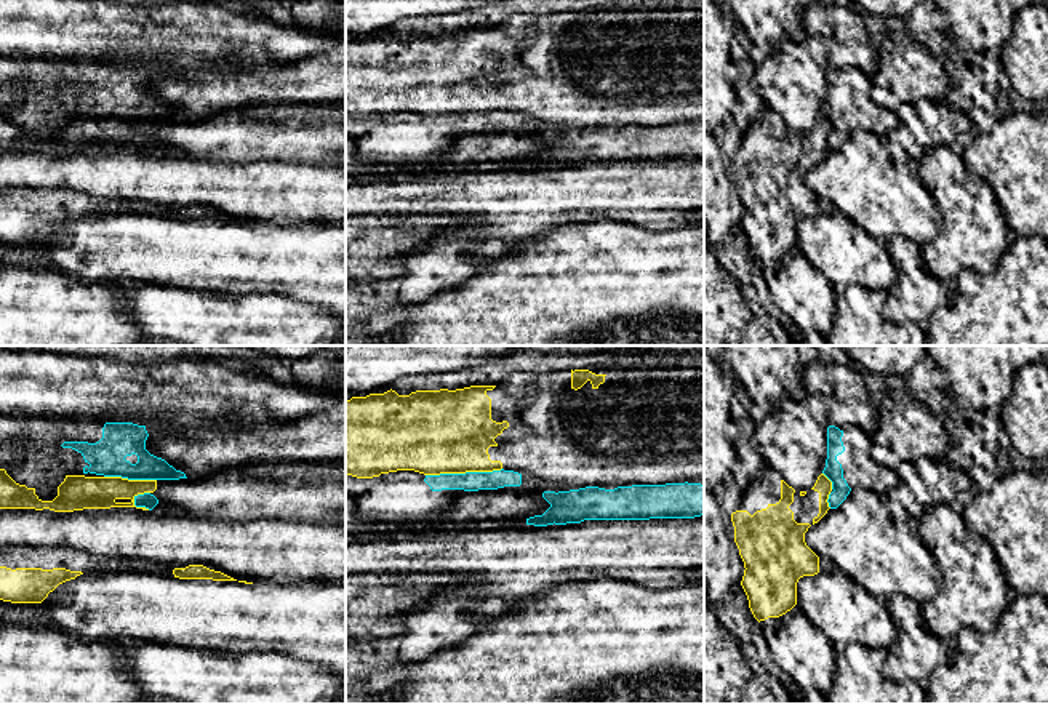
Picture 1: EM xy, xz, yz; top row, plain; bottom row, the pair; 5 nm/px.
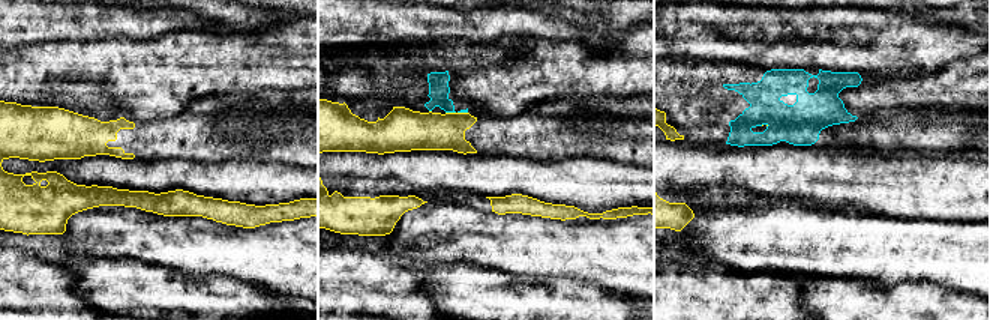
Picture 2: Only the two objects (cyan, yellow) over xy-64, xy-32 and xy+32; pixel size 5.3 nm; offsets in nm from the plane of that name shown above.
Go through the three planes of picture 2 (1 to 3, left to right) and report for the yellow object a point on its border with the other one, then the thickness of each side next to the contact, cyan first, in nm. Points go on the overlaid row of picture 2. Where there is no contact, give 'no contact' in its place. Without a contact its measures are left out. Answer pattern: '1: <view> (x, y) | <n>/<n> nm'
1: no contact
2: xy-32 (450, 111) | 110/220 nm
3: xy+32 (767, 123) | 220/20 nm

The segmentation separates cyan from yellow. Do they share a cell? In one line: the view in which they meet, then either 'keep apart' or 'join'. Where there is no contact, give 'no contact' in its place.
contact in xz; keep apart

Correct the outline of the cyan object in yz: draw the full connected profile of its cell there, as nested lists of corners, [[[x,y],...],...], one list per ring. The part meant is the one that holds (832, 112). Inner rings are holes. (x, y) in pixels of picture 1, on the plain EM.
[[[858,67],[827,69],[827,96],[821,106],[822,115],[832,123],[832,134],[829,136],[829,149],[837,150],[854,130],[867,130],[886,142],[891,131],[899,126],[896,112],[890,112],[877,106],[870,98],[872,78]]]

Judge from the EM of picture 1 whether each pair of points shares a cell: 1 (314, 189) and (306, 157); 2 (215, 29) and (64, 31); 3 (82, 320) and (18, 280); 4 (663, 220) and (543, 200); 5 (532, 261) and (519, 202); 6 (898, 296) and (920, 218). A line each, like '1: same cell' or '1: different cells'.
1: different cells
2: same cell
3: same cell
4: same cell
5: different cells
6: different cells

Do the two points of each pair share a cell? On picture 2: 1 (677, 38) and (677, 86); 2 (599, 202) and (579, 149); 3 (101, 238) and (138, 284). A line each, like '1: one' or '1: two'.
1: two
2: two
3: two

